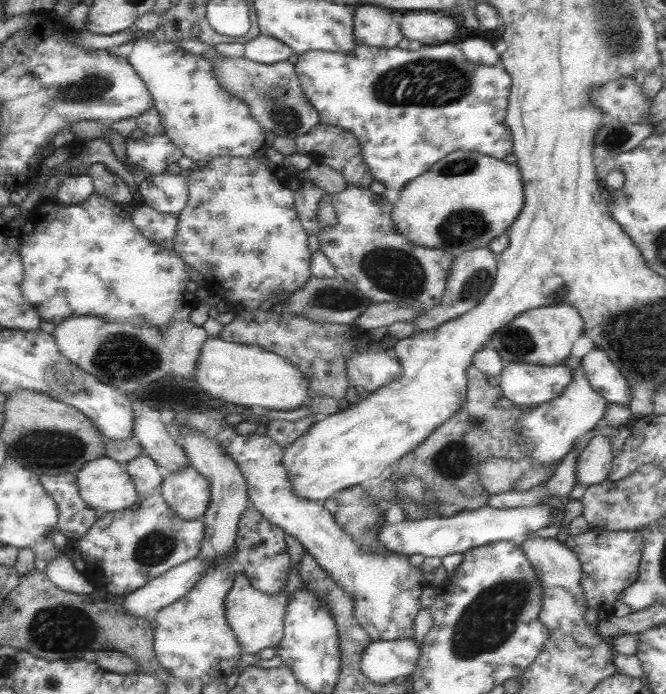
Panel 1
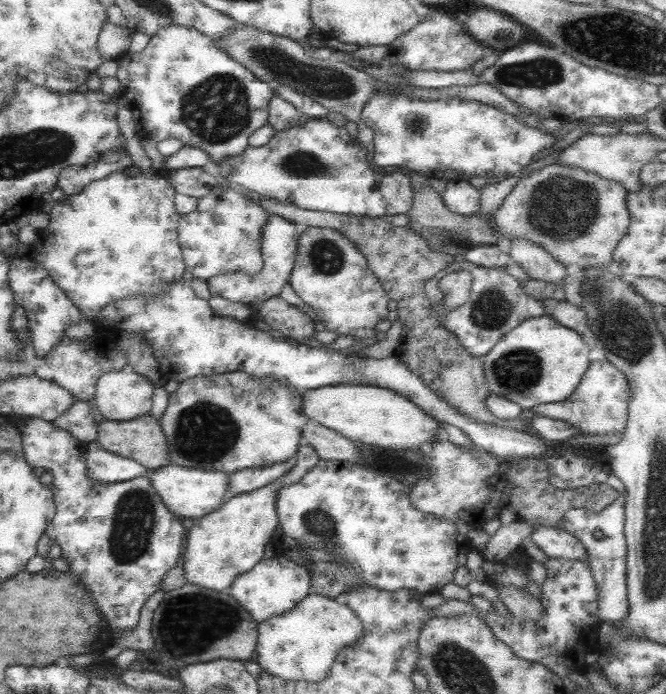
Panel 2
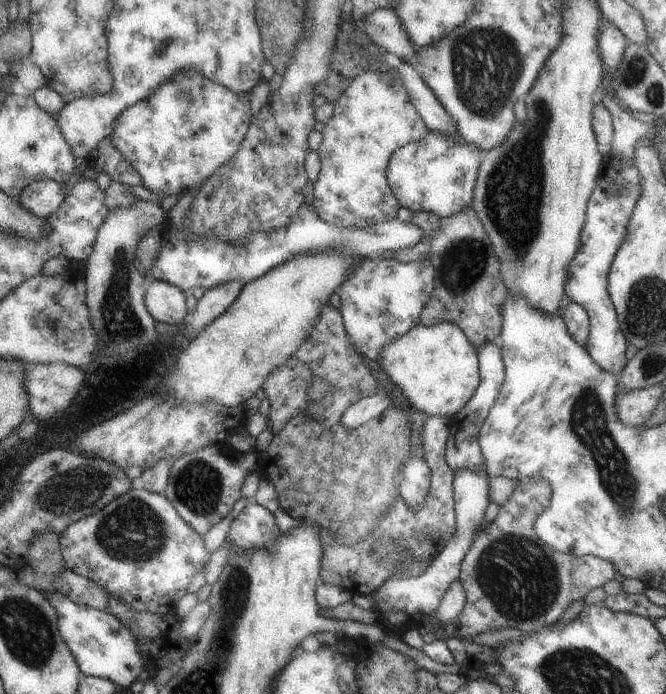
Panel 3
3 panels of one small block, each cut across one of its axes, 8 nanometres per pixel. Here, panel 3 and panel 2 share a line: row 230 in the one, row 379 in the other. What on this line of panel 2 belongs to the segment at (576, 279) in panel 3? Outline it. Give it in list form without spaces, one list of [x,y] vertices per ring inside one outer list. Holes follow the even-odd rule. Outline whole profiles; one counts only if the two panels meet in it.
[[[607,359],[591,361],[583,372],[577,388],[561,402],[536,404],[531,412],[543,418],[560,420],[574,426],[581,436],[603,436],[620,434],[626,423],[628,385],[622,372],[619,372]]]

